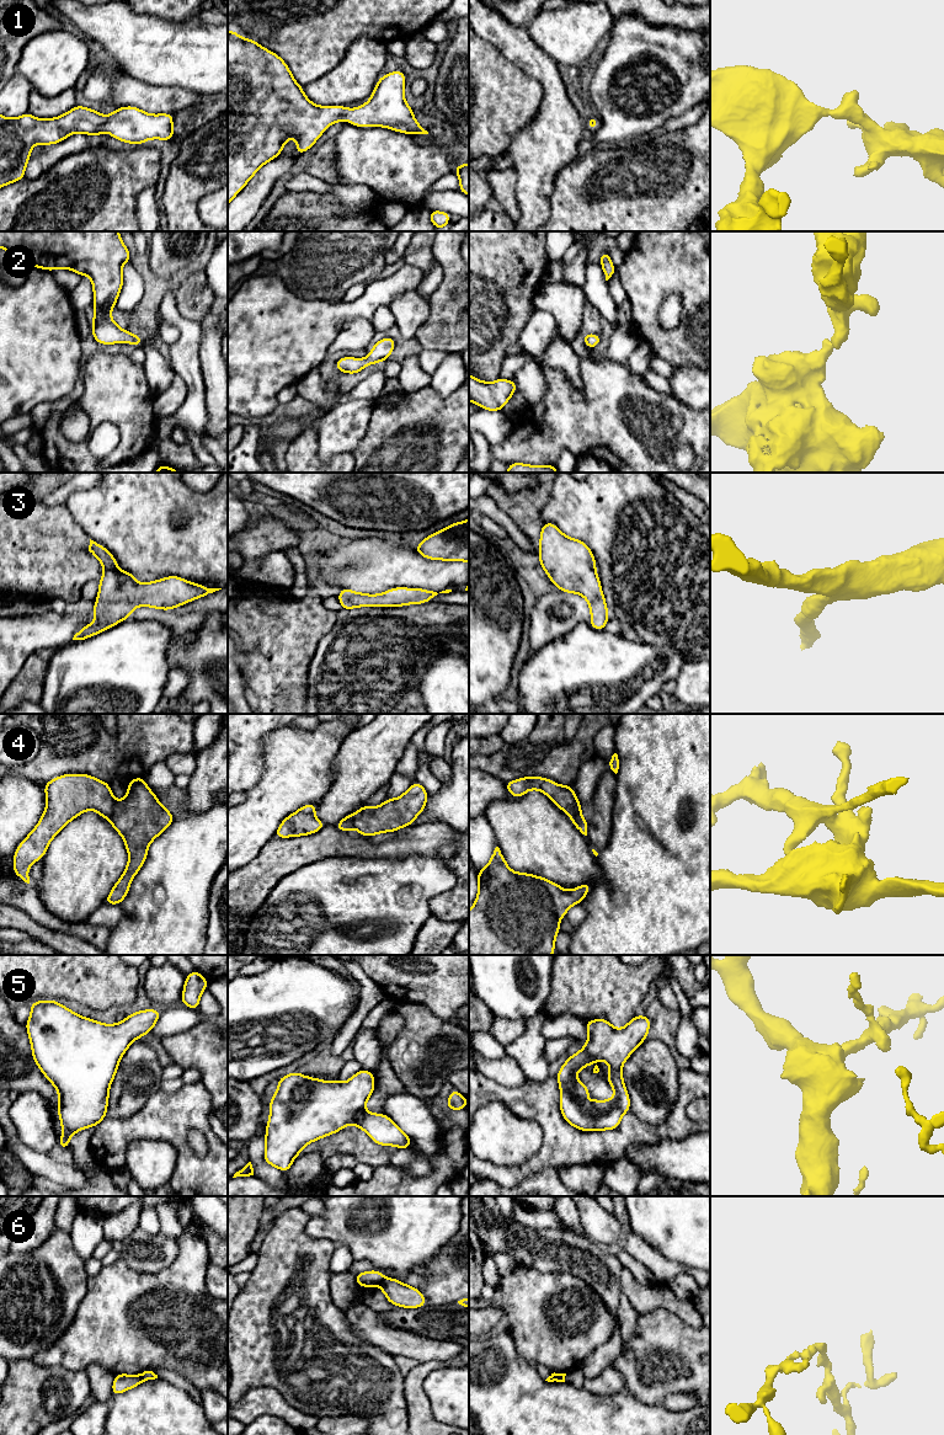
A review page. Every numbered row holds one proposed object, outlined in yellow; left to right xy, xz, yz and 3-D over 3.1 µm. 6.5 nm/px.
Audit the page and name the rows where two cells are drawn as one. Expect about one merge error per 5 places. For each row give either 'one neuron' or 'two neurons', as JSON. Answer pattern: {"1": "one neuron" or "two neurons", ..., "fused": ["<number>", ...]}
{"1": "one neuron", "2": "one neuron", "3": "one neuron", "4": "one neuron", "5": "one neuron", "6": "two neurons", "fused": ["6"]}

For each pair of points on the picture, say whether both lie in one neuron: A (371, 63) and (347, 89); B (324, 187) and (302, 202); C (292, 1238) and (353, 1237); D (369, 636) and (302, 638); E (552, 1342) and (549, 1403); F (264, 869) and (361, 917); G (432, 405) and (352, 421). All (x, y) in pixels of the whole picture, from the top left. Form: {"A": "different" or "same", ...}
{"A": "same", "B": "different", "C": "different", "D": "different", "E": "different", "F": "different", "G": "different"}

